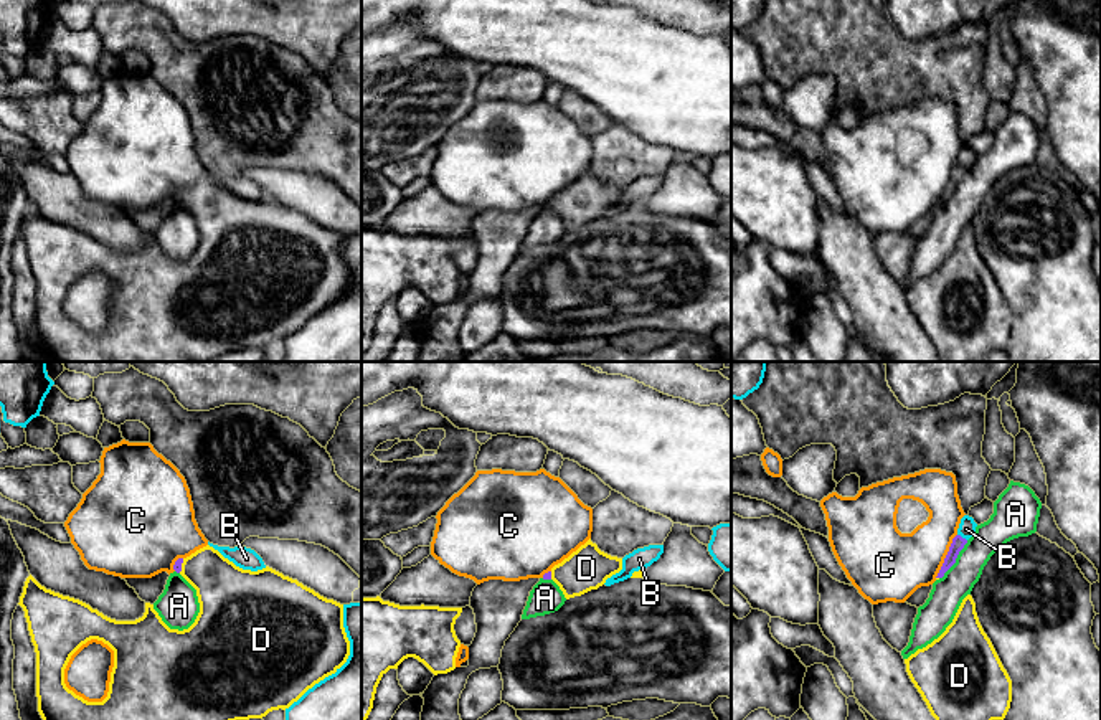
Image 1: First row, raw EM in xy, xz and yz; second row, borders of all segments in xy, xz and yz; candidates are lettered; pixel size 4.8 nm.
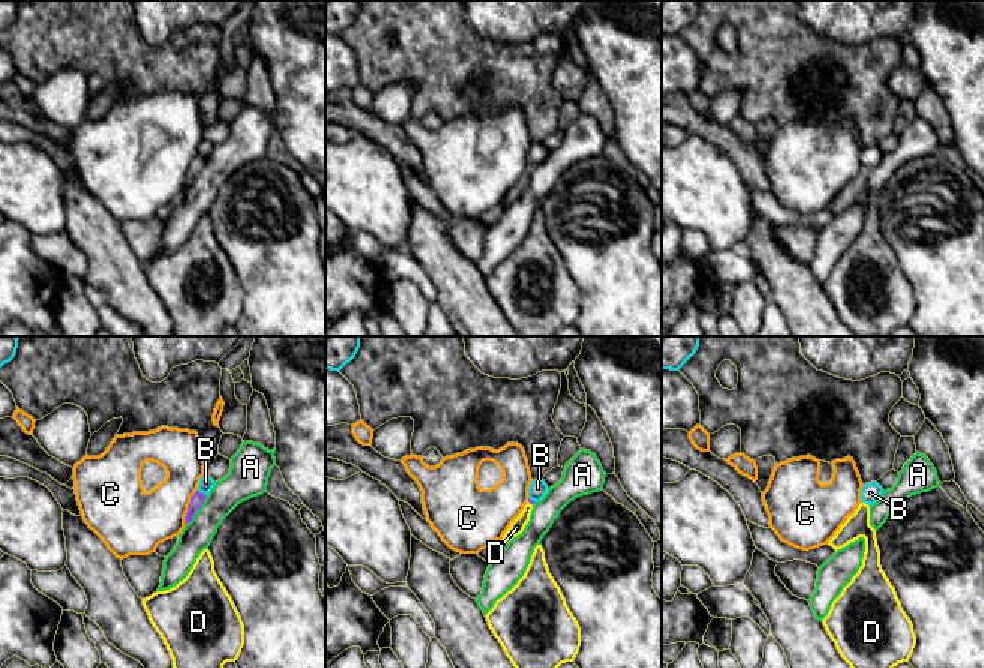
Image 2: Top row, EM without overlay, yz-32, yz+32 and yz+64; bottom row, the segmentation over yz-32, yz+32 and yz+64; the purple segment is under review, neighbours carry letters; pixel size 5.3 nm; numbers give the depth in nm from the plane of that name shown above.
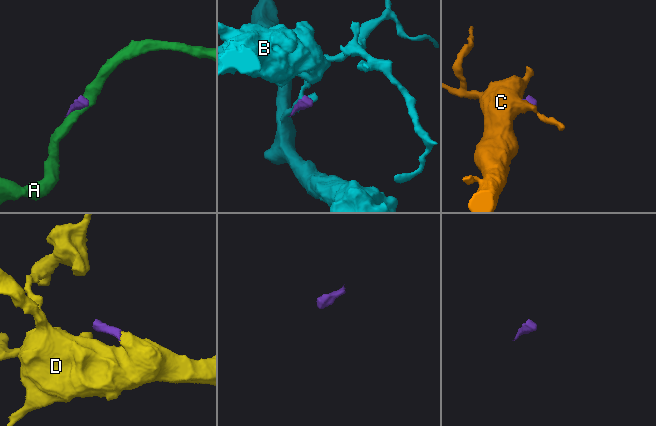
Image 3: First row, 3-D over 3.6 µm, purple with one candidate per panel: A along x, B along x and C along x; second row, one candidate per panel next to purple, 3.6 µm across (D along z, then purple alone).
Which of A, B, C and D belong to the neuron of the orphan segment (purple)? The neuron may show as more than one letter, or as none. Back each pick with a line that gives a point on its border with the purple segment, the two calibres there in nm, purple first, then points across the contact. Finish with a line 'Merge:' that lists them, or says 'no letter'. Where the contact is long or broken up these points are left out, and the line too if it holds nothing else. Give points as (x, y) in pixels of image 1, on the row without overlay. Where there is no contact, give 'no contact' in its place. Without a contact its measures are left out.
D: xy (180, 195) | 50/260 nm | across xy (177, 197), (180, 195), (205, 200), (225, 220)
Merge: D

